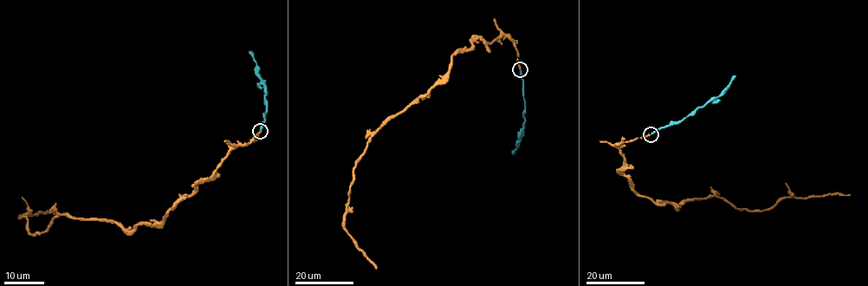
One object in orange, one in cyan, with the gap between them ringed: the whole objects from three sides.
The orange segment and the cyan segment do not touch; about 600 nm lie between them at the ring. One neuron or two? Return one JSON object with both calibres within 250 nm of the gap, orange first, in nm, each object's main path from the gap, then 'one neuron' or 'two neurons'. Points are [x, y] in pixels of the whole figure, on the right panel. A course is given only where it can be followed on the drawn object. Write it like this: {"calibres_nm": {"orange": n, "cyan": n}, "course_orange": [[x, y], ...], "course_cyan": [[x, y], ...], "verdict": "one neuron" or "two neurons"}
{"calibres_nm": {"orange": 300, "cyan": 260}, "course_orange": [[650, 134], [617, 145], [618, 171], [657, 203], [717, 196], [763, 211], [787, 197], [850, 194]], "course_cyan": [[651, 134], [676, 124], [718, 97], [735, 75]], "verdict": "one neuron"}

